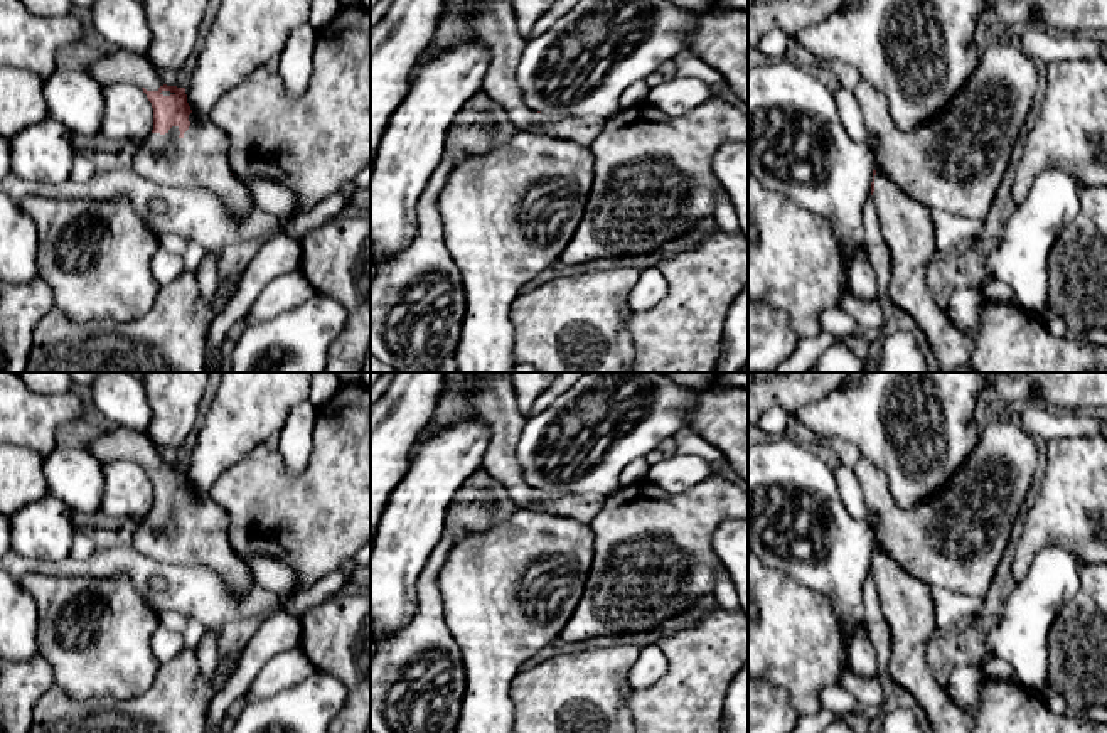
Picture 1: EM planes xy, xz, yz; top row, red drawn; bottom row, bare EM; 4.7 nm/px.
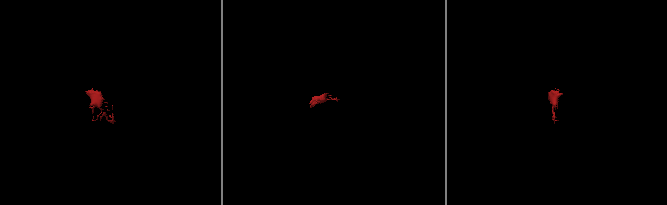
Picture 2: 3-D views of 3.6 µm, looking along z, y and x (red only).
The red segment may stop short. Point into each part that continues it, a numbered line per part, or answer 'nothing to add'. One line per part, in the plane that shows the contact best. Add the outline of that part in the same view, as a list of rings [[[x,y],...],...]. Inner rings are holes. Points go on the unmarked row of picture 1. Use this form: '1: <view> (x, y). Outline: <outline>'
1: xy (122, 444). Outline: [[[116,428],[101,431],[86,445],[101,462],[131,460],[147,468],[158,468],[165,460],[145,431]]]
2: xy (199, 538). Outline: [[[189,492],[190,504],[180,516],[179,504],[165,512],[150,511],[131,534],[143,556],[172,566],[206,568],[233,593],[254,586],[246,563],[231,551],[227,514],[211,497]]]

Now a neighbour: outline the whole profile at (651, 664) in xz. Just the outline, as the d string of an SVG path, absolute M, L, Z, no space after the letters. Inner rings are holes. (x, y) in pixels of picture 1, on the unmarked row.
M645 645L628 671L628 682L634 689L650 688L664 677L667 669L669 662L662 649L659 645Z

